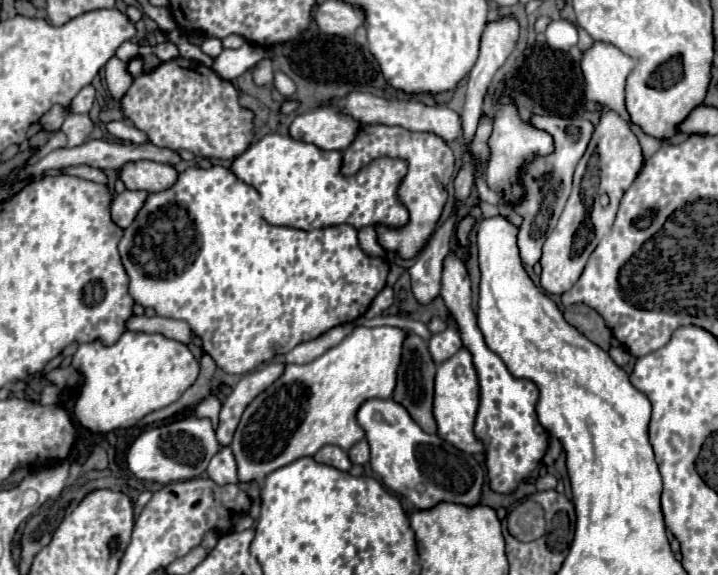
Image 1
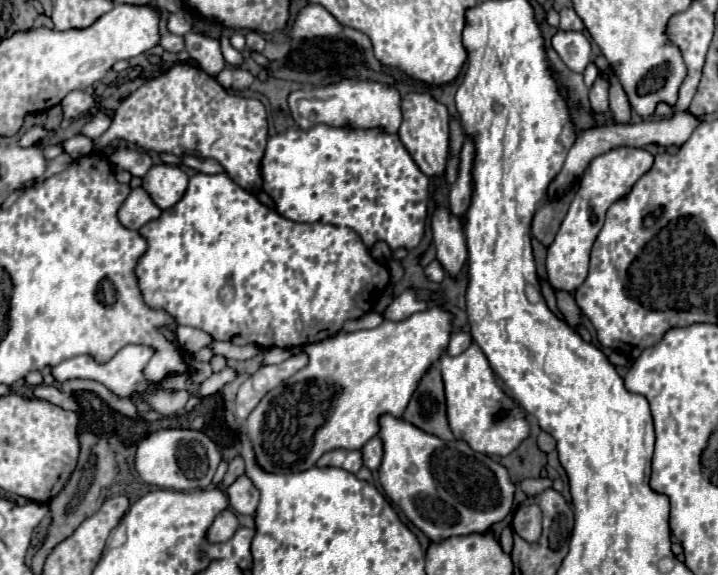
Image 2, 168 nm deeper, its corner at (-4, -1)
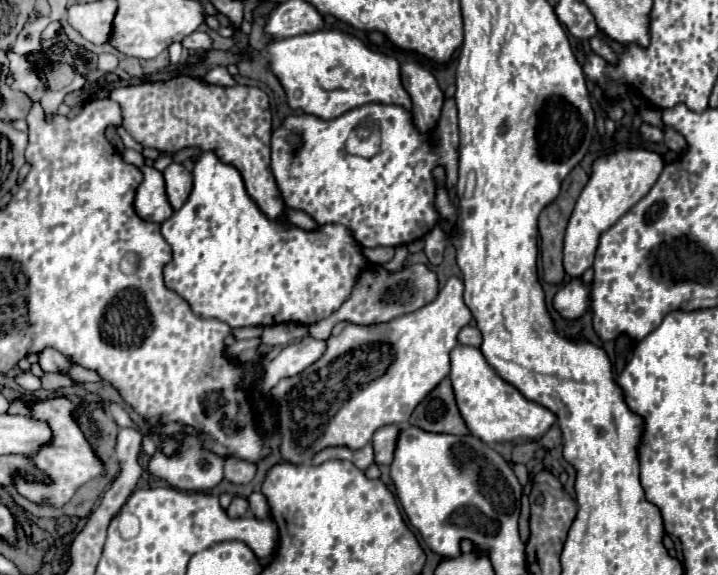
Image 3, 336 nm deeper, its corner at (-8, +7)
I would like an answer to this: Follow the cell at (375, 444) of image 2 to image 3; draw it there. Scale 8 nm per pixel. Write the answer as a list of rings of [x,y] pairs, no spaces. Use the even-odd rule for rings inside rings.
[[[383,426],[373,434],[373,448],[375,448],[375,464],[391,464],[393,450],[397,442],[399,426]]]

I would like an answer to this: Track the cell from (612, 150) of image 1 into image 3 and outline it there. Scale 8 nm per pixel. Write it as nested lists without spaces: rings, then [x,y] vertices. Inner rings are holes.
[[[623,148],[611,154],[605,154],[593,162],[593,172],[585,184],[573,214],[567,224],[565,242],[563,242],[563,268],[567,276],[581,276],[593,266],[599,234],[613,226],[631,206],[635,206],[657,182],[663,170],[663,158],[657,152],[645,148]]]

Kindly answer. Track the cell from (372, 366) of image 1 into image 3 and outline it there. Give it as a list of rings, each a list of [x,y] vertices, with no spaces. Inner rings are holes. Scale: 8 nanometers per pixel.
[[[451,276],[437,298],[417,312],[393,318],[383,324],[347,324],[339,336],[329,336],[325,354],[301,374],[283,378],[269,398],[277,406],[277,432],[281,436],[279,454],[291,464],[311,464],[313,456],[329,446],[363,448],[373,432],[385,424],[405,426],[413,408],[449,374],[449,352],[457,346],[457,334],[471,320],[463,302],[463,282]]]

